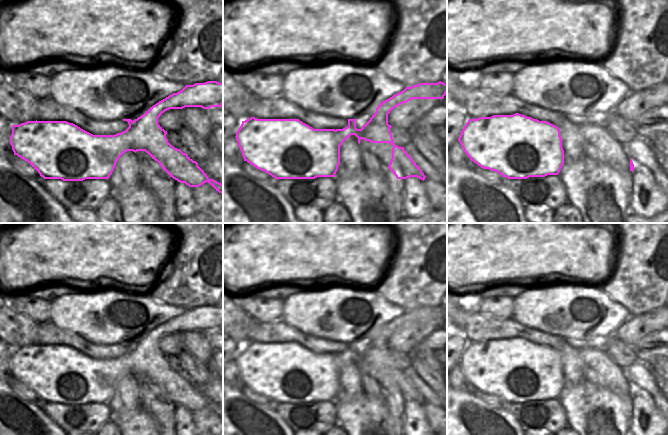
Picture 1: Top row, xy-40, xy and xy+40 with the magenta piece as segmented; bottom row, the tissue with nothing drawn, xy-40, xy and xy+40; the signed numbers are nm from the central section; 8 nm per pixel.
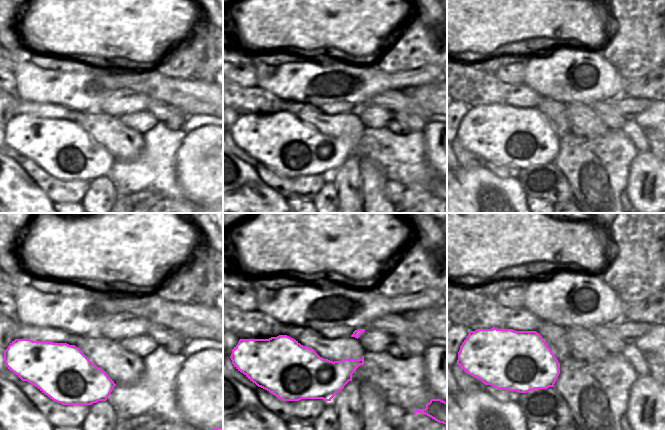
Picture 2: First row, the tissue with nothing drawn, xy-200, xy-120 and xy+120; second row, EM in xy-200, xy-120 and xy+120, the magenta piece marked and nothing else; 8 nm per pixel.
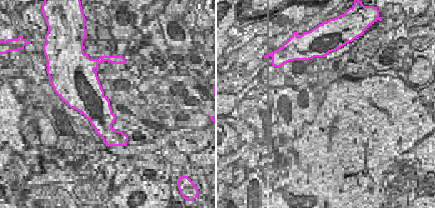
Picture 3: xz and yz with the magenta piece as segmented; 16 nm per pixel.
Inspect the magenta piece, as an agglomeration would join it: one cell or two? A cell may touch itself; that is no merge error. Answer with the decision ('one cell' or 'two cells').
two cells

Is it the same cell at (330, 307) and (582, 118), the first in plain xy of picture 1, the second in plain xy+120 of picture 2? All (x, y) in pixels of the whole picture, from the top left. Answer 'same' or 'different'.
different

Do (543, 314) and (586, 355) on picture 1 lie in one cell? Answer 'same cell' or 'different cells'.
different cells

